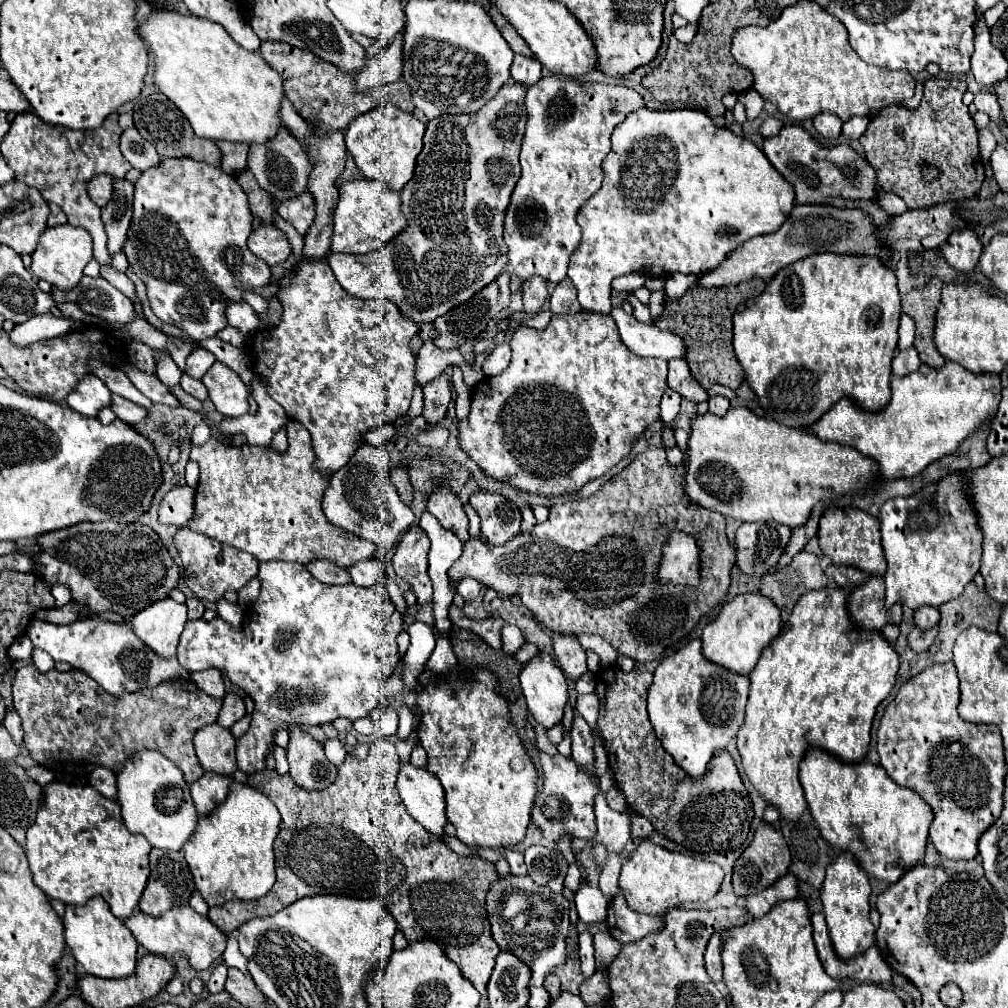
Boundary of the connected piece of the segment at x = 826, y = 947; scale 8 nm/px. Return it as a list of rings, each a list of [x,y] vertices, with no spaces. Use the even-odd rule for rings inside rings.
[[[813,913],[811,925],[813,925],[813,939],[819,951],[821,965],[829,977],[837,981],[851,977],[851,979],[859,979],[867,983],[889,983],[891,981],[893,971],[881,959],[877,945],[869,947],[863,955],[853,957],[851,961],[839,961],[831,947],[831,939],[827,933],[827,923],[825,923],[823,913]]]

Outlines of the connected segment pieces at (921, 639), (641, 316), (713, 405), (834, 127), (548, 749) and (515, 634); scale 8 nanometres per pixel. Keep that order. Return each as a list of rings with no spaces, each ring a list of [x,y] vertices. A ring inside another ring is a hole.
[[[915,627],[915,629],[909,633],[907,641],[909,641],[909,647],[911,647],[915,653],[923,653],[923,651],[927,651],[927,649],[931,647],[931,643],[935,641],[935,637],[937,637],[937,627],[927,629],[927,631],[921,631],[921,629]]]
[[[629,295],[627,297],[629,299],[629,303],[633,305],[633,315],[635,315],[635,319],[639,319],[639,321],[643,321],[643,323],[653,323],[653,319],[651,319],[651,313],[649,313],[649,307],[645,307],[635,295]]]
[[[711,397],[709,399],[709,411],[717,417],[723,417],[729,411],[729,407],[731,407],[731,403],[727,397]]]
[[[819,113],[813,119],[813,127],[825,139],[837,139],[841,135],[841,125],[843,125],[843,121],[831,113]]]
[[[531,721],[533,725],[535,725],[535,733],[537,733],[537,747],[541,749],[541,751],[545,751],[545,753],[557,753],[557,745],[555,743],[551,743],[549,741],[549,735],[547,735],[547,727],[543,727],[543,725],[539,725],[539,723],[535,723],[535,721]]]
[[[505,625],[503,627],[503,631],[501,631],[501,635],[503,635],[503,649],[505,649],[505,653],[513,653],[513,651],[517,651],[521,645],[523,645],[523,633],[515,627],[515,625]]]

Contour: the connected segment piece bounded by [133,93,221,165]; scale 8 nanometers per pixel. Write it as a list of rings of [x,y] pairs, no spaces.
[[[153,93],[145,99],[139,99],[135,103],[133,119],[135,119],[135,127],[139,129],[139,133],[159,149],[161,157],[191,157],[195,161],[219,165],[219,161],[221,161],[219,147],[215,147],[213,141],[197,137],[191,129],[189,121],[183,117],[183,113],[179,113],[175,103],[171,103],[163,93]]]

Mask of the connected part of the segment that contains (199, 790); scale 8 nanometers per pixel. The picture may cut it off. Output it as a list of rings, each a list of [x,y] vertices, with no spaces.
[[[207,771],[199,781],[195,781],[191,785],[191,795],[199,809],[199,815],[211,813],[211,809],[215,809],[215,805],[219,805],[229,795],[231,783],[233,777],[225,777],[213,771]]]

